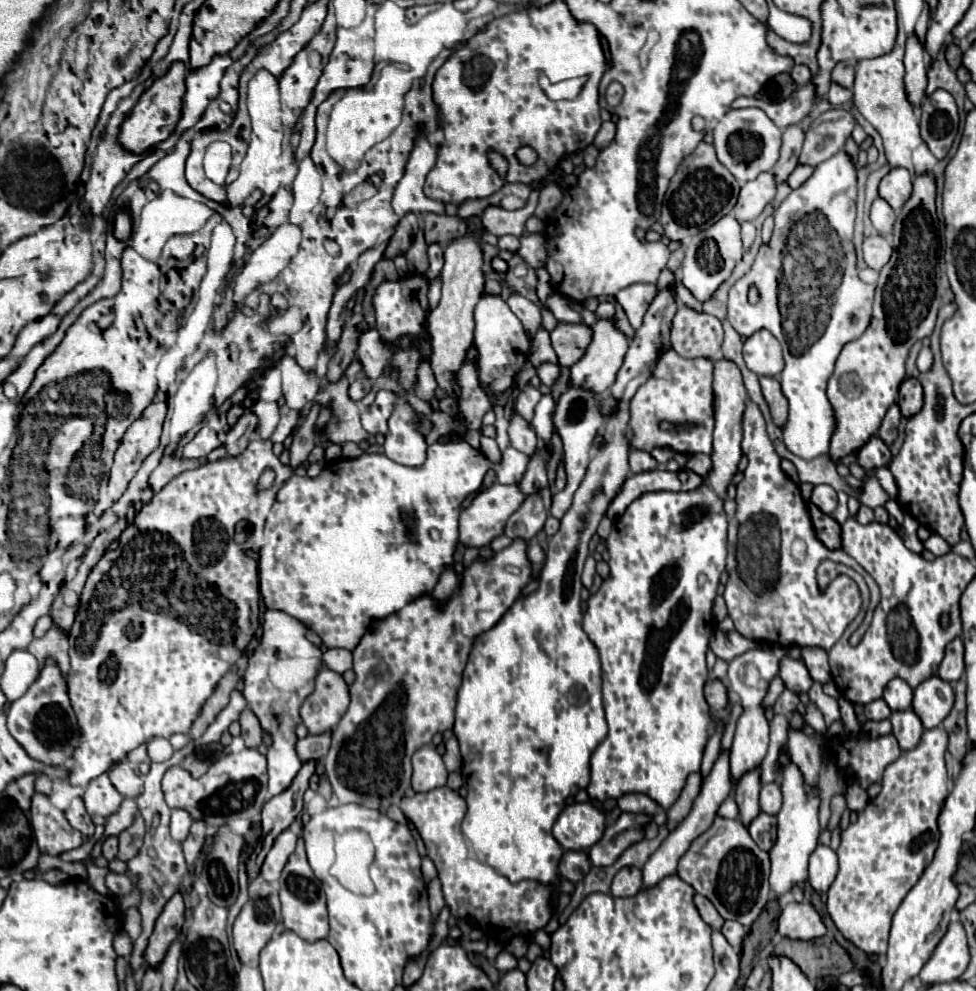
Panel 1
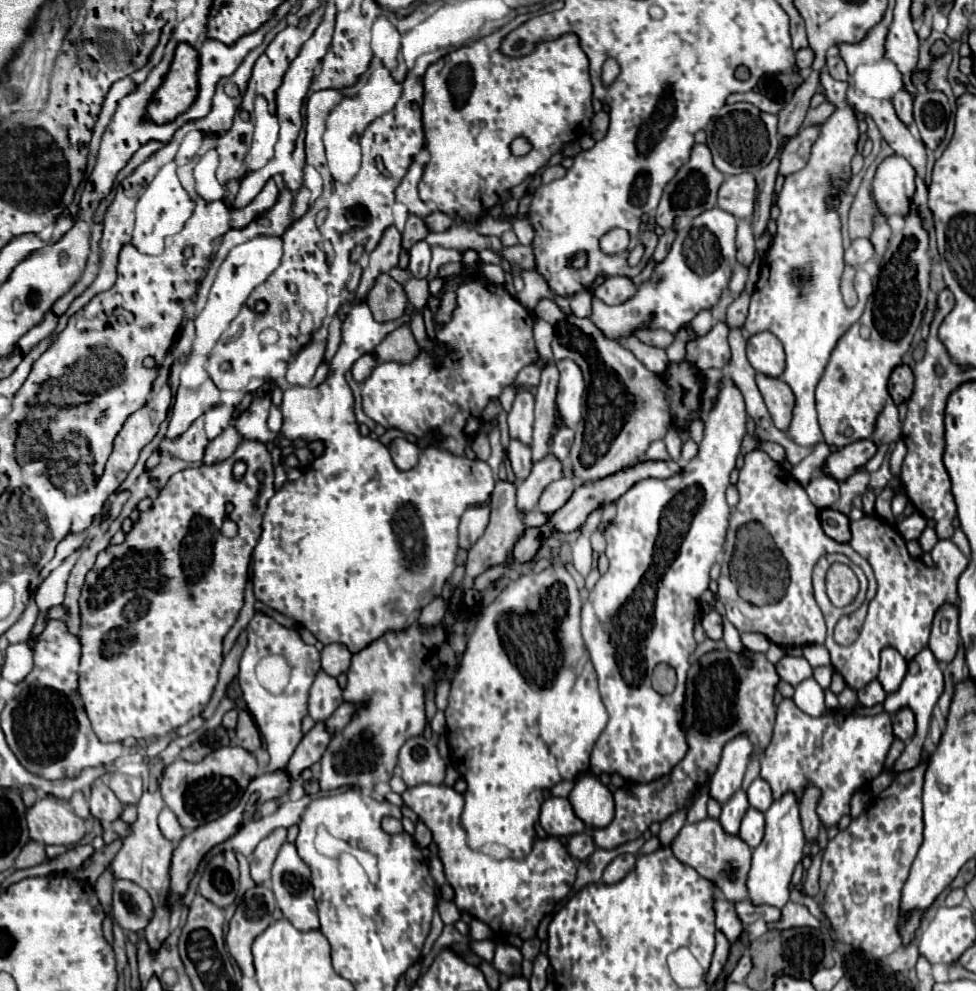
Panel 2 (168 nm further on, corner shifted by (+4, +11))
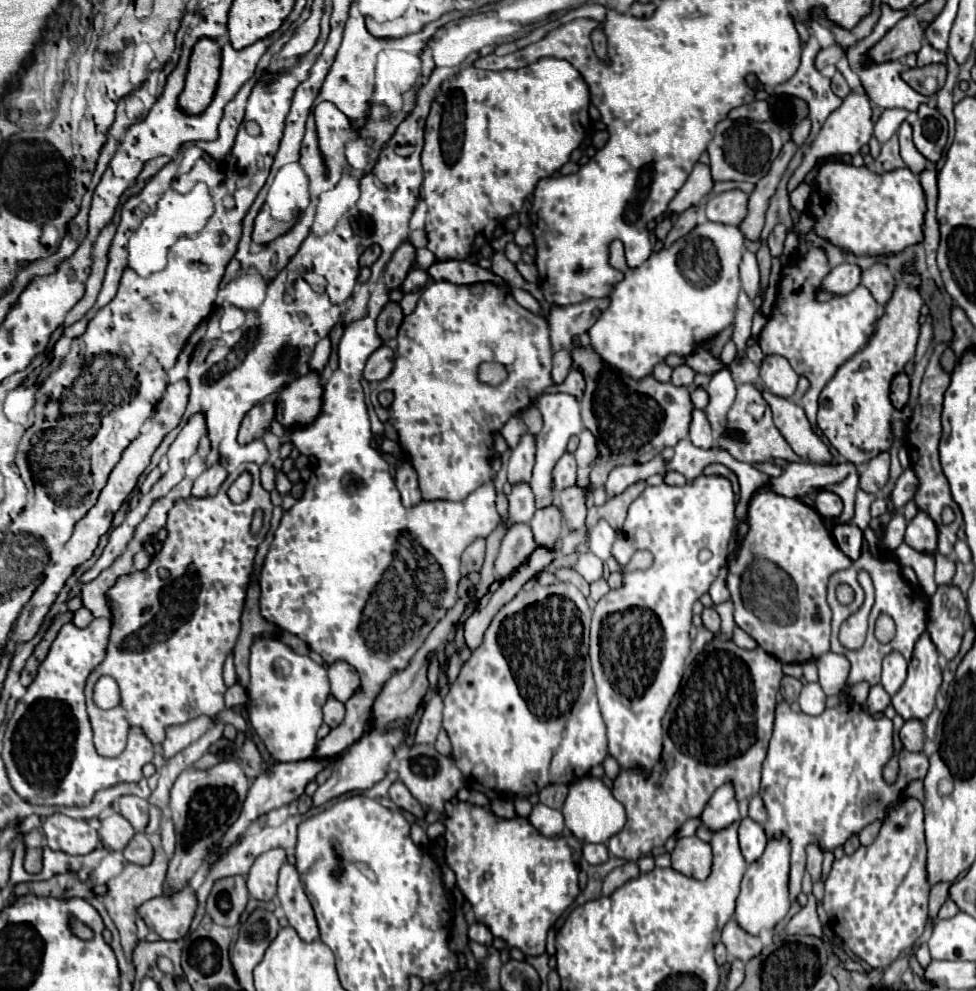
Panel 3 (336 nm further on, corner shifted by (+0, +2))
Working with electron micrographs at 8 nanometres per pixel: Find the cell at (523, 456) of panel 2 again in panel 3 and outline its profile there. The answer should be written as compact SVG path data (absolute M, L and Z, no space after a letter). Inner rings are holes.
M517 484L517 488L511 490L509 494L509 512L507 512L507 520L503 522L505 528L511 528L515 524L527 524L533 514L535 514L535 508L533 508L533 492L529 492L529 484Z

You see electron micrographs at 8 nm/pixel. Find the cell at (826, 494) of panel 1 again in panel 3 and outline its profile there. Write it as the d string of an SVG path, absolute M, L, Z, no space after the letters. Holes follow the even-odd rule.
M819 492L815 496L815 506L817 506L817 512L823 516L823 518L837 518L841 512L843 512L843 504L841 504L841 498L833 492Z

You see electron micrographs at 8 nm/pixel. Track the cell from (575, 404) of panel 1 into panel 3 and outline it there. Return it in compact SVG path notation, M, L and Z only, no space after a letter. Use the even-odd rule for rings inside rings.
M555 504L549 506L549 508L543 508L541 512L535 512L529 526L533 530L533 538L535 538L537 546L555 548L557 542L559 542L559 536L563 532L561 512L557 512Z

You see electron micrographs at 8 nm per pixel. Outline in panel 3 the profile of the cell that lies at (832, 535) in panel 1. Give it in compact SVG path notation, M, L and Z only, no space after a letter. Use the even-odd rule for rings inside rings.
M837 524L833 526L833 538L837 546L851 558L857 560L861 556L863 532L855 524Z

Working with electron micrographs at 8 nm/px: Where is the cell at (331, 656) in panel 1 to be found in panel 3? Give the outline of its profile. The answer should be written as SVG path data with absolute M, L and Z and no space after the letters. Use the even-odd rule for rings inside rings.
M335 662L327 668L329 682L331 682L331 694L339 702L347 702L359 688L359 674L357 670L347 662Z

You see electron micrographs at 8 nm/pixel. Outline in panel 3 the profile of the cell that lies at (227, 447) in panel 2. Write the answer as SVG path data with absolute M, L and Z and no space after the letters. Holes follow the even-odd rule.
M211 466L193 482L191 494L195 498L209 498L209 496L213 496L219 490L219 486L223 484L225 478L227 478L225 466L217 466L217 468Z

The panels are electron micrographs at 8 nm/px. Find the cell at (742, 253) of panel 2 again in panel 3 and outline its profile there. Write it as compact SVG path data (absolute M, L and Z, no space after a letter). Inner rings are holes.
M745 252L743 254L743 262L741 262L741 284L743 290L749 298L755 298L757 290L759 290L759 266L755 260L755 254Z

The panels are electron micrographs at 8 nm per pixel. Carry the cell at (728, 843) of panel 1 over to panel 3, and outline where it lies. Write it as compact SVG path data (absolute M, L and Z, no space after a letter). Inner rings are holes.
M679 838L675 850L671 852L671 868L683 876L705 880L711 872L713 852L707 842L699 838Z

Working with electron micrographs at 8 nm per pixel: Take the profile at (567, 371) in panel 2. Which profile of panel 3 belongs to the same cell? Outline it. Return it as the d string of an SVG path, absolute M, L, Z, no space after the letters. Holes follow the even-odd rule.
M561 392L543 394L535 402L535 406L543 414L543 430L537 434L537 456L535 456L535 468L533 468L529 486L535 496L535 508L547 508L553 504L553 498L555 498L553 496L553 466L565 454L569 438L573 434L581 432L583 422L581 422L581 414L579 414L579 402L577 402L577 398L573 398L569 394L561 394Z

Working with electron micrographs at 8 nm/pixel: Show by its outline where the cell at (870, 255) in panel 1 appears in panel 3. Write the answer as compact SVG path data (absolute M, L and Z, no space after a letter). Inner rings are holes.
M839 264L821 282L821 290L833 296L845 296L859 286L861 270L855 264Z

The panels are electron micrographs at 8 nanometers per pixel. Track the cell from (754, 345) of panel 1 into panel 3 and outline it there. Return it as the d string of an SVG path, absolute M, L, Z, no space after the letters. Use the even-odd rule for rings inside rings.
M765 356L761 364L761 380L771 394L791 398L797 388L799 376L783 356Z

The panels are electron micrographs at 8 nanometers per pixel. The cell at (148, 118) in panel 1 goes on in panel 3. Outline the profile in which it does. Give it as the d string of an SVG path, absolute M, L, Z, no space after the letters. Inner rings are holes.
M201 38L191 54L185 90L179 104L187 114L201 114L213 100L221 74L221 46L213 38Z

